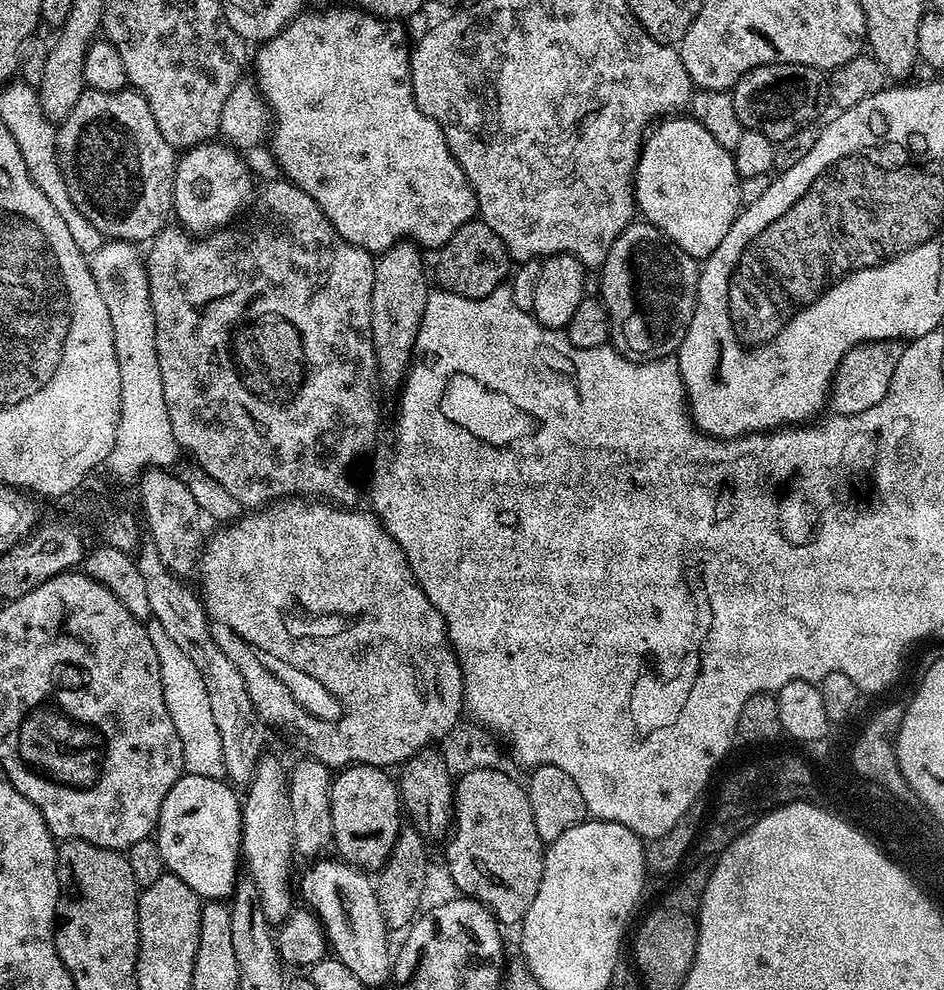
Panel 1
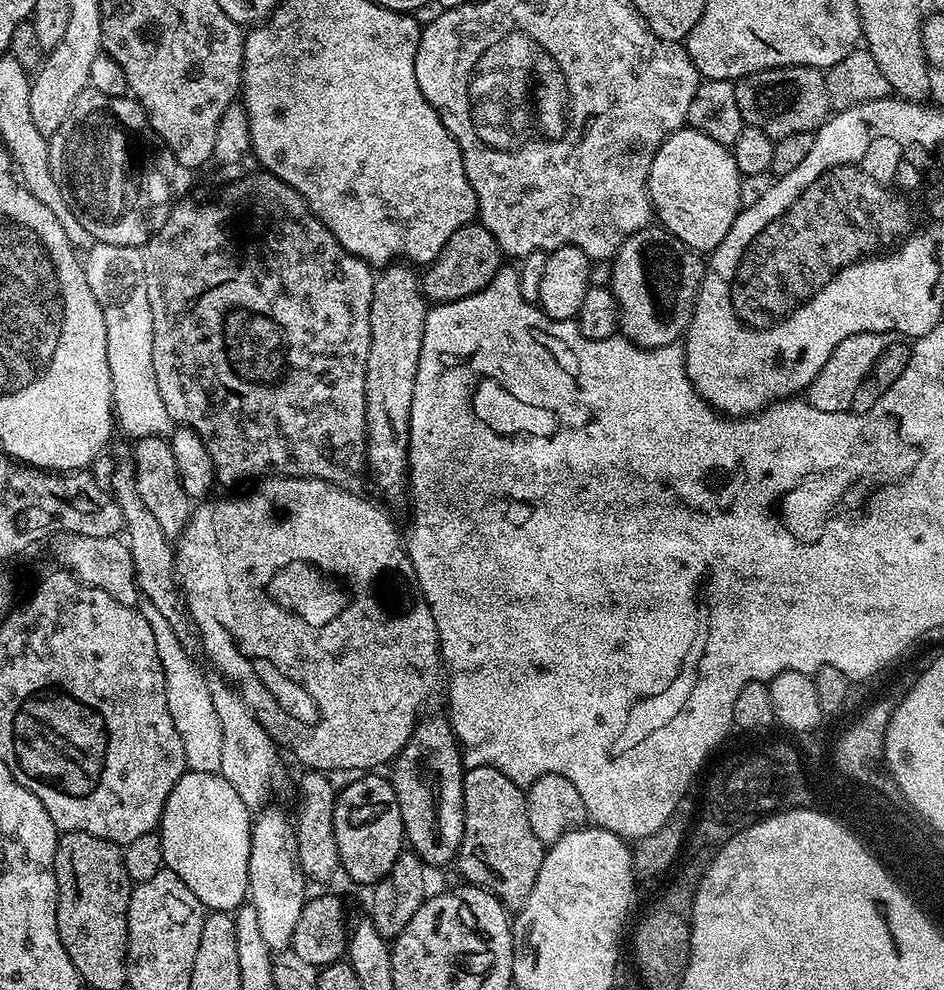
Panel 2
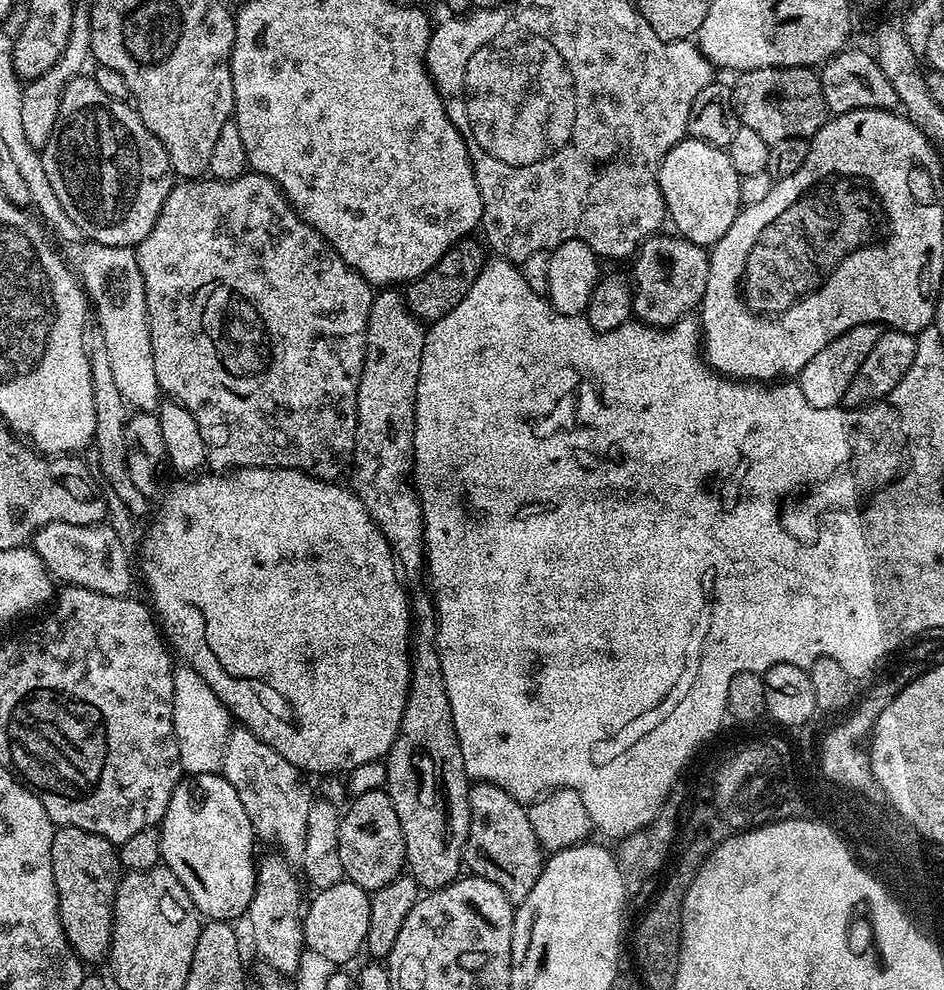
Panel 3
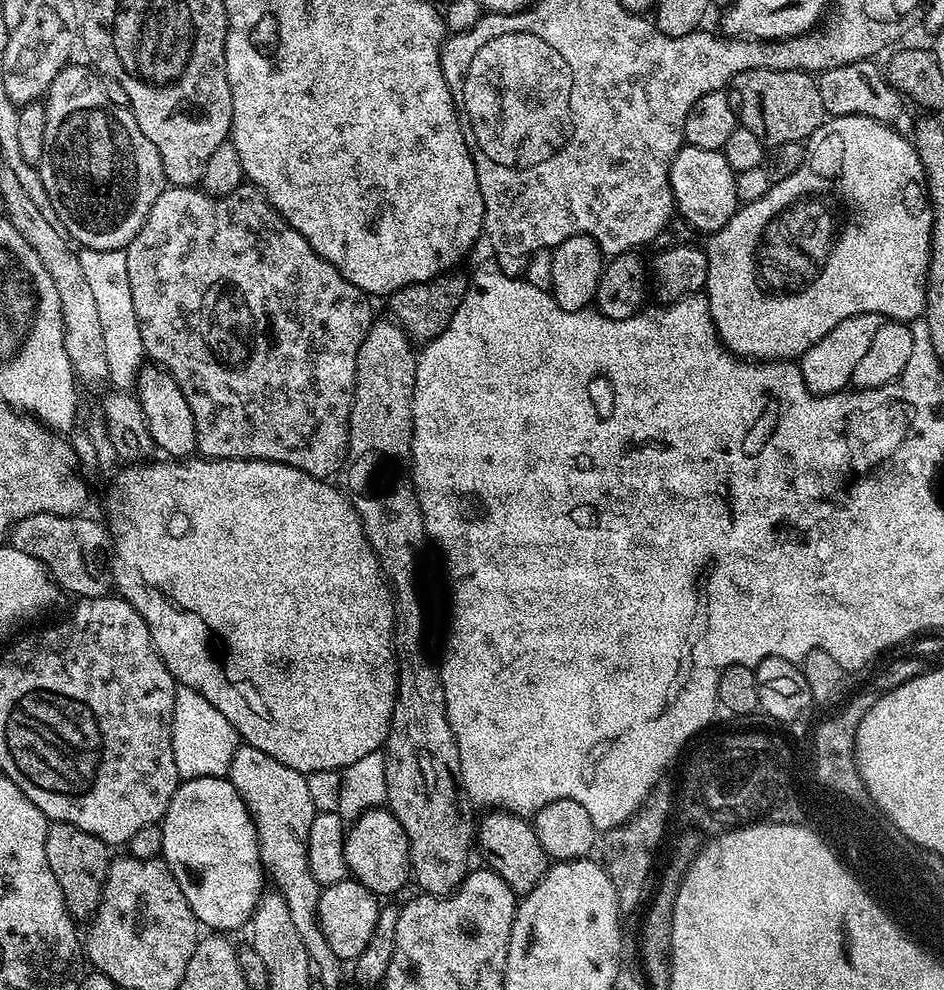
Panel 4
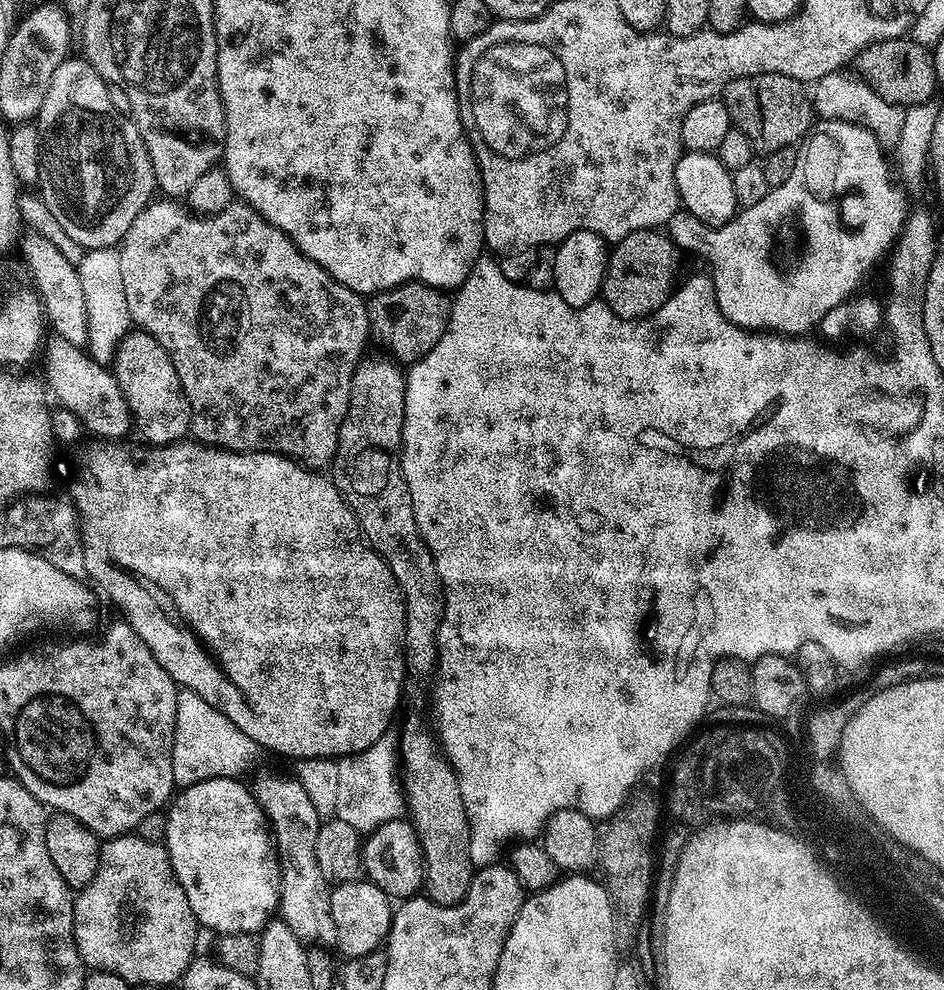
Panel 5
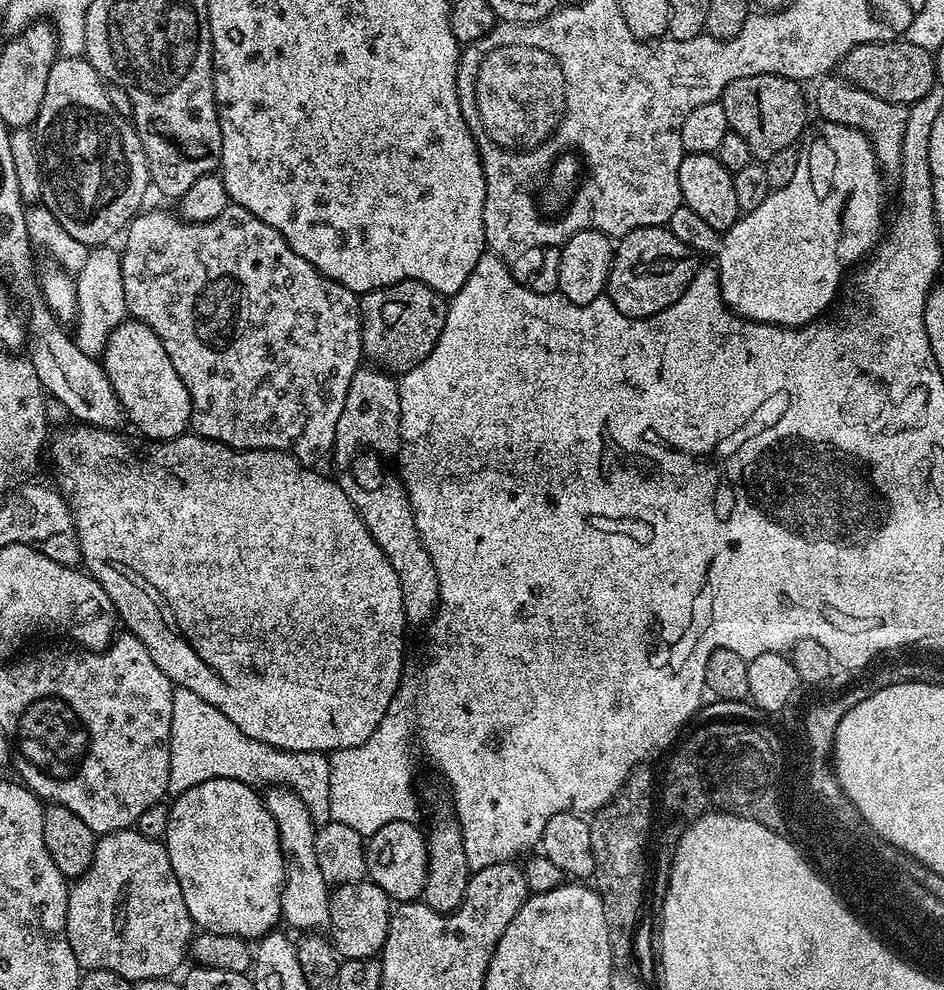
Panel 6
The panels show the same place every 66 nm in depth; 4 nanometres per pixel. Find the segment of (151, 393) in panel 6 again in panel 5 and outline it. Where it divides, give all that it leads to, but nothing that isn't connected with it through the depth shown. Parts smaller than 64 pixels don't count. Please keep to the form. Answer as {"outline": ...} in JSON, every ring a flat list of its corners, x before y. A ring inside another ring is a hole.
{"outline":[[132,330,125,336,116,352,114,375,132,411,135,431,145,436,152,446,163,446,183,441,192,426,192,408,178,382,178,370,170,362,170,354,158,346,152,336]]}

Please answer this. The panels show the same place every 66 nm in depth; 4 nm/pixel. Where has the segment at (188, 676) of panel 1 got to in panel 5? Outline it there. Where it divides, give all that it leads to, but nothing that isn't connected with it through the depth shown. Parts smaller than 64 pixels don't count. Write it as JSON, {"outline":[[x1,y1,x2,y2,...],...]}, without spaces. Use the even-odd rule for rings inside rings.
{"outline":[[187,690,177,691,176,721,174,722,174,742,172,761,174,762,174,782,180,788,206,782,214,778,240,778,252,759,258,755,254,741,246,738,222,710,210,706,206,698]]}

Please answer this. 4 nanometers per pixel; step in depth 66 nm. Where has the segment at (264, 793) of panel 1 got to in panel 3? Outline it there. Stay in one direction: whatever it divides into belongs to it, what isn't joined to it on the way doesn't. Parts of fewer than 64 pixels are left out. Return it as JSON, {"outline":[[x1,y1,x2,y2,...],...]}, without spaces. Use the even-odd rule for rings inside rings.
{"outline":[[277,853,257,861,254,897,246,913,250,922,250,934,261,959,283,972,294,974,302,954,305,953,303,909,304,898,300,896,300,886,292,872,291,863]]}

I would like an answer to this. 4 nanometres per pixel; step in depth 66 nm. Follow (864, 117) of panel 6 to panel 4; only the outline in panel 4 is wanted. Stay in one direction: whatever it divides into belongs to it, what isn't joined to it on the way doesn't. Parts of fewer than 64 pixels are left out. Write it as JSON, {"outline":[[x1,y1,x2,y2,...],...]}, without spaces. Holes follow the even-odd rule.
{"outline":[[875,59,859,60,842,66,828,68,819,73,816,85,818,94,822,96,822,106,829,117,833,116,865,116,881,120,884,124,892,124,906,107,906,101,900,91,888,85,885,73,876,65]]}

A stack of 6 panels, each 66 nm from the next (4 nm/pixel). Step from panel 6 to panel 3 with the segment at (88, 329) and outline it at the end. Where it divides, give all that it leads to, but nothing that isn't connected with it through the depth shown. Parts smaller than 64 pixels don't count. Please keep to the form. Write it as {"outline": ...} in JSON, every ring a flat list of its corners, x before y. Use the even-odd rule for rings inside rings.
{"outline":[[87,243,80,262,79,277,87,297,98,312,98,326,104,336,104,348,110,358,110,370,118,392,129,407,137,411,155,411,160,404,160,384,154,374,153,350,150,346,145,286,138,270,135,251,128,247]]}

